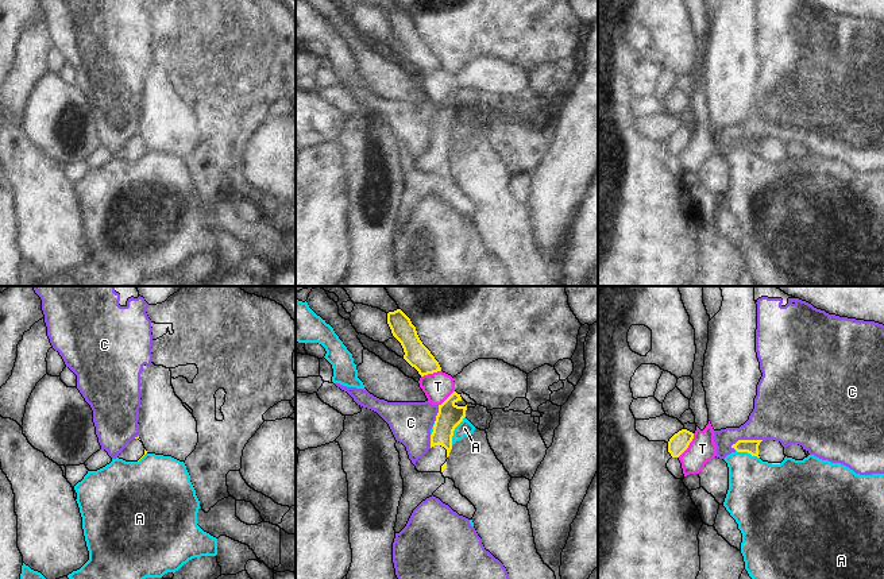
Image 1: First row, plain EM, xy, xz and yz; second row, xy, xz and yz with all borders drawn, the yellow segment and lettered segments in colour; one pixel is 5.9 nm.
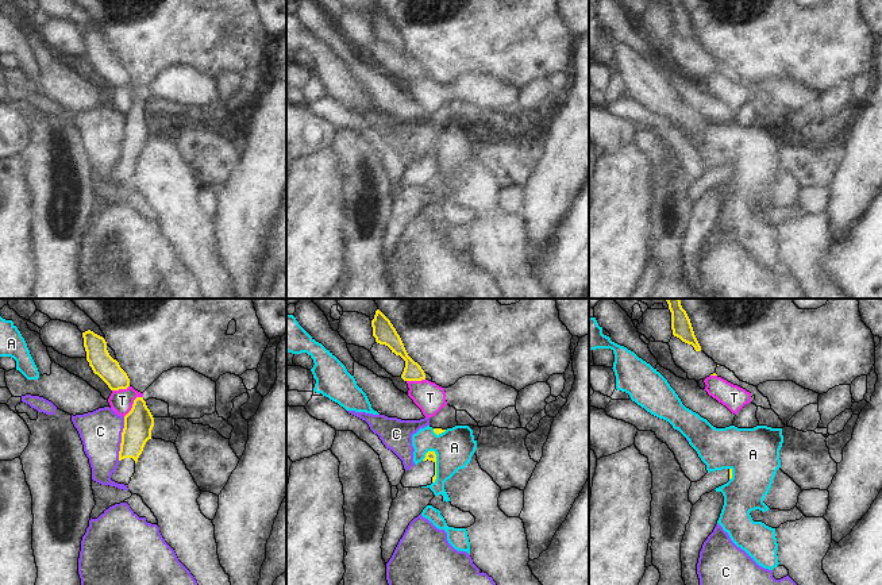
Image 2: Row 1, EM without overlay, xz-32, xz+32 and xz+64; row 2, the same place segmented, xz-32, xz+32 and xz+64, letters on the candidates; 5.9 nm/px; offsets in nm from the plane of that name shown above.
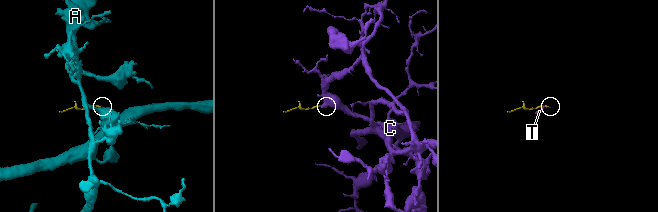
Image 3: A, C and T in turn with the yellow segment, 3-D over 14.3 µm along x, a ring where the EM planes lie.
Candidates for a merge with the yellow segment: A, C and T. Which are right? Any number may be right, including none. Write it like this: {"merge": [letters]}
{"merge": []}

